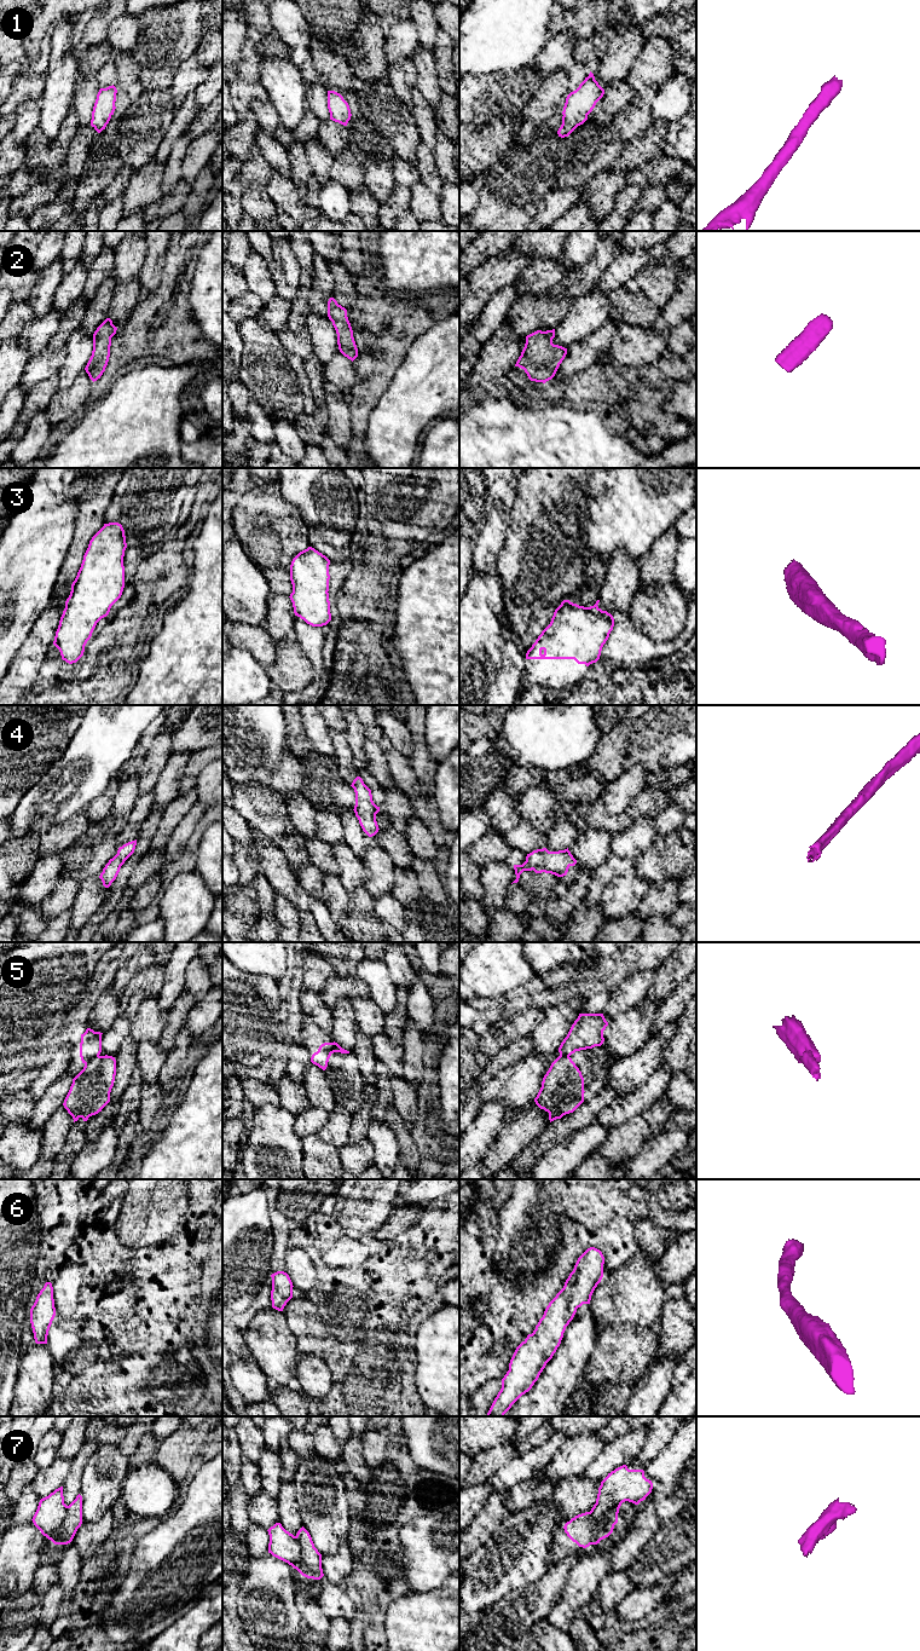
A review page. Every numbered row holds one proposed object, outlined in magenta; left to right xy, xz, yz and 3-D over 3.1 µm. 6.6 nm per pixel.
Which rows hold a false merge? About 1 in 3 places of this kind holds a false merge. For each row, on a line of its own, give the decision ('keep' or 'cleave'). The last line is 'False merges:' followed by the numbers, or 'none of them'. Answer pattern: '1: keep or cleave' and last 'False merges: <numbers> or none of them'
1: keep
2: keep
3: keep
4: keep
5: cleave
6: keep
7: cleave
False merges: 5, 7

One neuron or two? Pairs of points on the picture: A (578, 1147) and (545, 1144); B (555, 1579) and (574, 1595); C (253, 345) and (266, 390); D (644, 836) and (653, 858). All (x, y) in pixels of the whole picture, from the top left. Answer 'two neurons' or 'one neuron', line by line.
A: two neurons
B: two neurons
C: one neuron
D: two neurons

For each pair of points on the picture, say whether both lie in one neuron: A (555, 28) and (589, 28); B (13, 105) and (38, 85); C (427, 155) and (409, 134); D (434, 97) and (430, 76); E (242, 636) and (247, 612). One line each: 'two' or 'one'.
A: one
B: one
C: two
D: one
E: two

